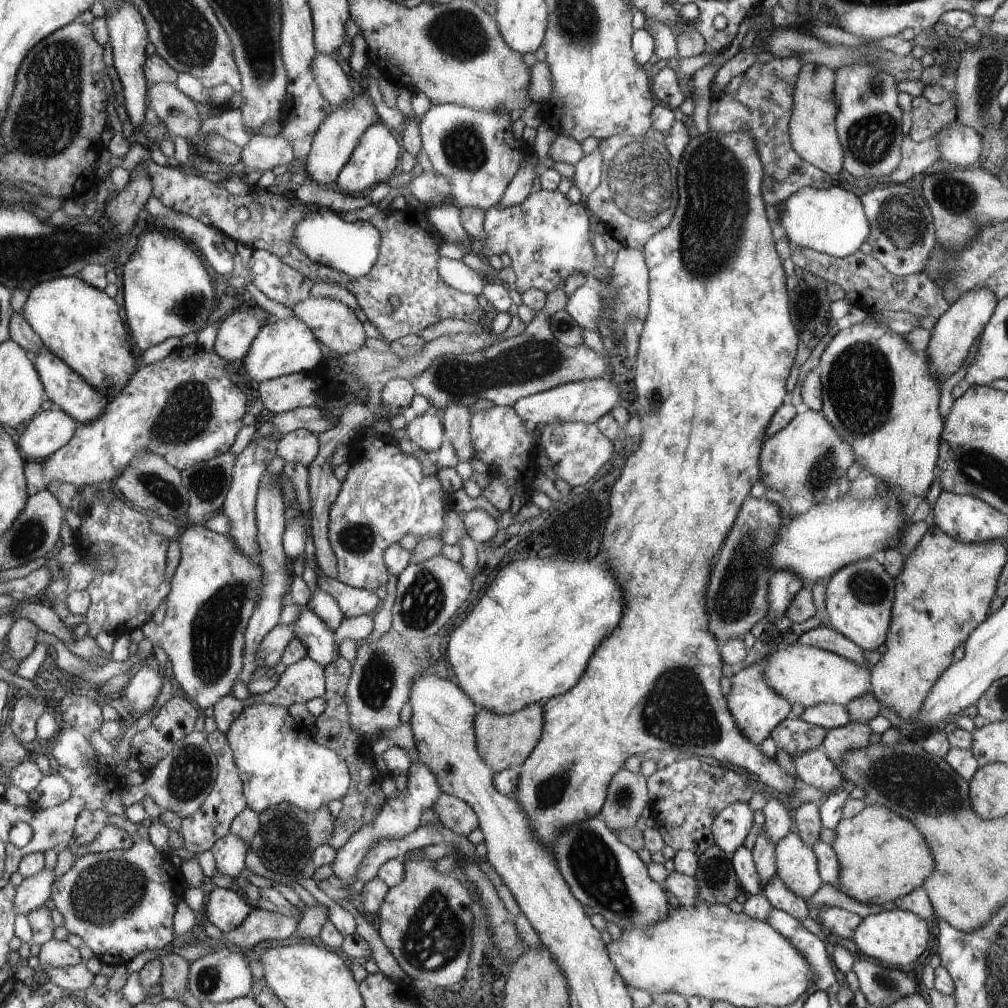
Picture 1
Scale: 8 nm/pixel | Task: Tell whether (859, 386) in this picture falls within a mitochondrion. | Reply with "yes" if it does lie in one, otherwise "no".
yes

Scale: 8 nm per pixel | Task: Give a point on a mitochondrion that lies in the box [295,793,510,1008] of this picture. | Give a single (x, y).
(435, 936)

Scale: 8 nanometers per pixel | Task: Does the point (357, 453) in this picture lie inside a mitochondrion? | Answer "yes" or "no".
no

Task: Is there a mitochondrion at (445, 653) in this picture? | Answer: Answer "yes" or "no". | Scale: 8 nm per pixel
no

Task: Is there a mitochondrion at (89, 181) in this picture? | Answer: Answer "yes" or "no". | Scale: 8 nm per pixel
no

